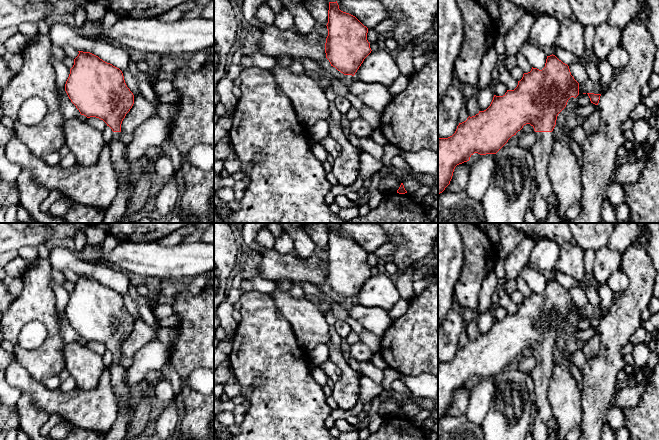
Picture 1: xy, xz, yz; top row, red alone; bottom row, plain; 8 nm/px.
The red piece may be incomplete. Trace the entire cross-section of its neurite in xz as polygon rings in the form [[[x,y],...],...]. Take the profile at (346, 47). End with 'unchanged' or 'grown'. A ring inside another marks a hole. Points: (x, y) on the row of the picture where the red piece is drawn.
[[[337,1],[329,2],[326,26],[326,58],[344,75],[354,76],[372,51],[367,40],[368,28],[355,16],[341,11]]]; unchanged

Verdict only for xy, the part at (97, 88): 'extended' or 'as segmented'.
extended

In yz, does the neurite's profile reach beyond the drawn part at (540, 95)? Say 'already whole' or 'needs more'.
needs more

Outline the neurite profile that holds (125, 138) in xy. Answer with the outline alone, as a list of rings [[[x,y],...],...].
[[[123,133],[120,137],[117,137],[117,138],[112,138],[112,140],[110,142],[108,142],[108,145],[113,143],[113,142],[123,142],[124,144],[128,144],[132,141],[133,139],[133,133],[131,134],[126,134],[126,133]]]

